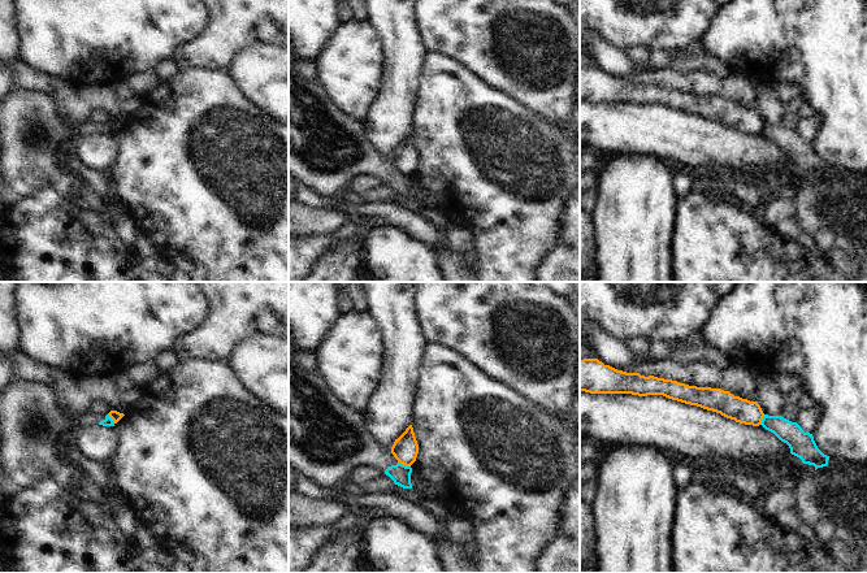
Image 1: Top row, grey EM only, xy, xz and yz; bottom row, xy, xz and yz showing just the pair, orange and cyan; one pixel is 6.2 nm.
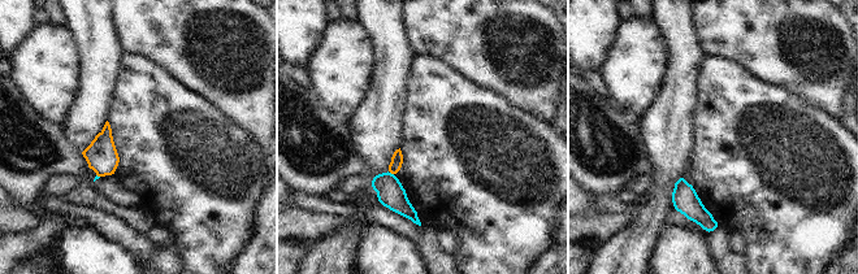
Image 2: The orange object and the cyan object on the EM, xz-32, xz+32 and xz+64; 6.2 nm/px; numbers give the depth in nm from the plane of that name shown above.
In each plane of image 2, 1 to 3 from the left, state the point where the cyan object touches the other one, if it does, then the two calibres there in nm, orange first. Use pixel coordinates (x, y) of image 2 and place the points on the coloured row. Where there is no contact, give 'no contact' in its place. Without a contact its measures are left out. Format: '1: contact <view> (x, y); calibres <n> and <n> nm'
1: contact xz-32 (98, 175); calibres 200 and 20 nm
2: contact xz+32 (391, 173); calibres 80 and 170 nm
3: no contact

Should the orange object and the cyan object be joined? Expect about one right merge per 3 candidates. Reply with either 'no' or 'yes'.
no

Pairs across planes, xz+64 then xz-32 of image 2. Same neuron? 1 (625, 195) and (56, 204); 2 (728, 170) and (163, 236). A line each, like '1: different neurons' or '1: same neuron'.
1: same neuron
2: different neurons

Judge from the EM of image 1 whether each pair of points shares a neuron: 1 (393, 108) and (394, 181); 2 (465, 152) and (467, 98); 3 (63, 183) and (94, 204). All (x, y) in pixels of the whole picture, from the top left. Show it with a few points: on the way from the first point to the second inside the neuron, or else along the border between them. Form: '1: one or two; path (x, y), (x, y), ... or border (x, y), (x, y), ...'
1: two; border (367, 138), (390, 161)
2: one; path (467, 139), (467, 111)
3: one; path (70, 186), (86, 198)

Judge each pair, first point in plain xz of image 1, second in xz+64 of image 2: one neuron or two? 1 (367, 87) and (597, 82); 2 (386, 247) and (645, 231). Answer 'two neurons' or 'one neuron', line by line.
1: two neurons
2: two neurons

